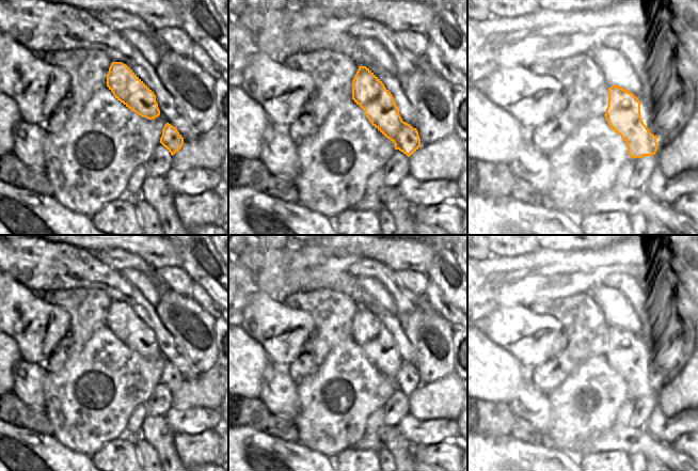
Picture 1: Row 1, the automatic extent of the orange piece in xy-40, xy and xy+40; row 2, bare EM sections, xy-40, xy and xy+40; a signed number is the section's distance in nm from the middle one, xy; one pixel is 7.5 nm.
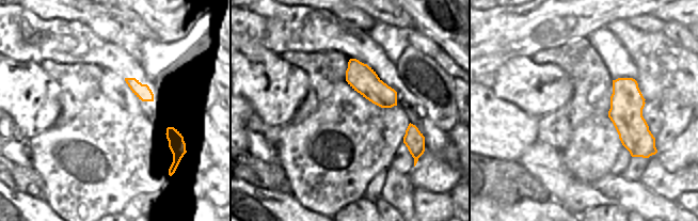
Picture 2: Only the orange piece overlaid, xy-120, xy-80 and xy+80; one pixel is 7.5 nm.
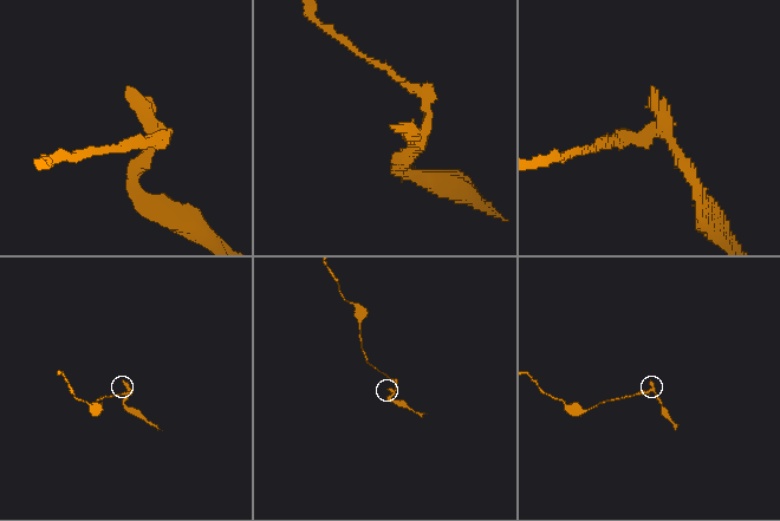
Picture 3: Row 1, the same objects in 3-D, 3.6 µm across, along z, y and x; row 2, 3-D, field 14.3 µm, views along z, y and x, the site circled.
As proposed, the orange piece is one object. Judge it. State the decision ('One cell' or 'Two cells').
Two cells.

